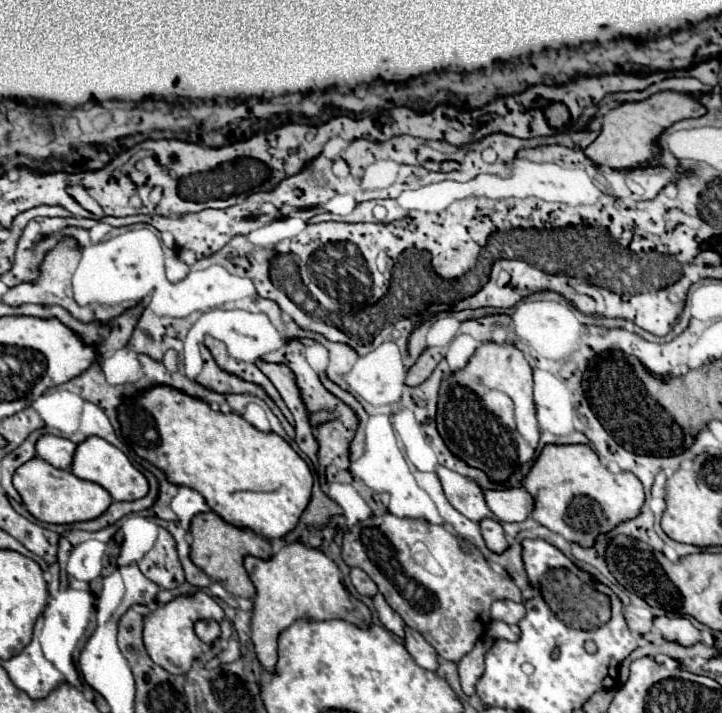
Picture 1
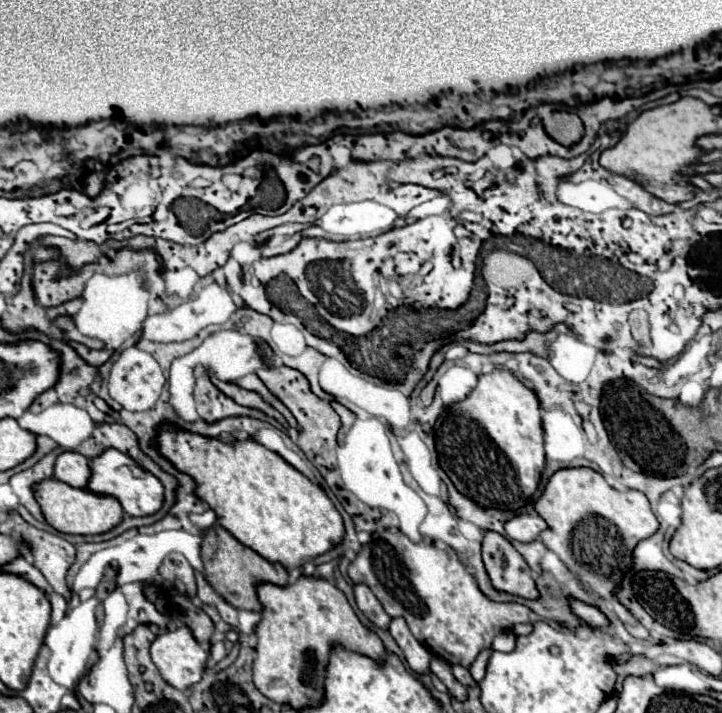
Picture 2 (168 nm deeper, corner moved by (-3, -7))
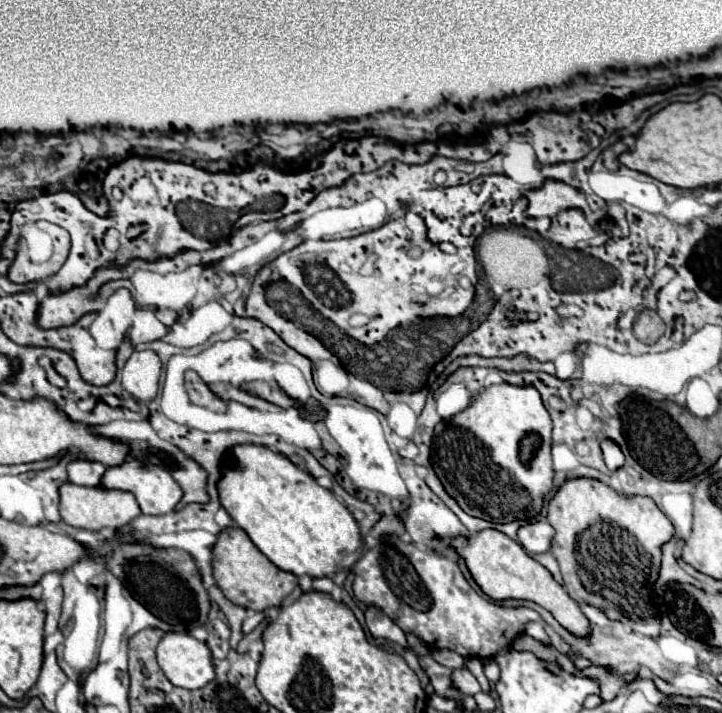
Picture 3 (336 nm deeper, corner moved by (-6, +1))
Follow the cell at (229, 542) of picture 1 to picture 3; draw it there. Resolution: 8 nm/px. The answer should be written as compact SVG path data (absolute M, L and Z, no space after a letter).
M226 527L218 533L218 541L212 547L212 569L216 585L228 599L240 607L248 607L254 611L278 607L282 599L288 597L298 585L298 577L294 573L278 569L240 527Z

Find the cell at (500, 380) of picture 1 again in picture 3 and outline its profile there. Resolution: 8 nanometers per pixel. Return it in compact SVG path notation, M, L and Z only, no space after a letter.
M498 383L486 387L474 401L450 419L442 419L434 429L432 443L432 467L446 491L458 501L458 505L474 517L490 519L494 523L508 523L516 519L530 521L542 509L542 501L552 489L552 421L542 403L540 393L534 387L518 387L510 383Z

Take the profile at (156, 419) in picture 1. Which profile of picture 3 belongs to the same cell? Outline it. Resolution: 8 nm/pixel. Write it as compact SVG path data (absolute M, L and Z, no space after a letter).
M236 445L230 457L234 465L220 467L222 477L216 485L220 503L276 567L294 575L332 575L344 555L362 545L358 523L346 505L288 457L264 445Z

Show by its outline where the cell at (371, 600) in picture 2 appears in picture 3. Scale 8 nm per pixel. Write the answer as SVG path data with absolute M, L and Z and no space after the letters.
M368 605L364 615L366 615L366 625L374 637L396 641L408 649L404 631L396 623L392 623L392 619L388 619L388 615L382 609L378 609L376 605Z

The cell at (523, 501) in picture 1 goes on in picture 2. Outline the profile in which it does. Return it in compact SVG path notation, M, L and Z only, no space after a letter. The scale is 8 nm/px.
M523 513L517 515L515 519L511 519L505 525L505 531L509 535L509 539L513 541L521 541L521 543L531 543L535 539L539 539L539 533L547 527L547 523L537 515L537 513Z

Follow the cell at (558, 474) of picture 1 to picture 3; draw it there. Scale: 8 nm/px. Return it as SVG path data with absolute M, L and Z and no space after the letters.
M592 477L566 479L556 495L548 501L548 521L556 529L552 539L552 555L558 559L564 587L568 595L578 603L588 603L602 609L610 619L618 619L632 627L636 633L656 637L660 631L660 617L646 595L640 595L646 583L654 583L660 569L660 545L674 535L674 527L668 517L656 507L650 497L632 495L622 497L606 483Z

